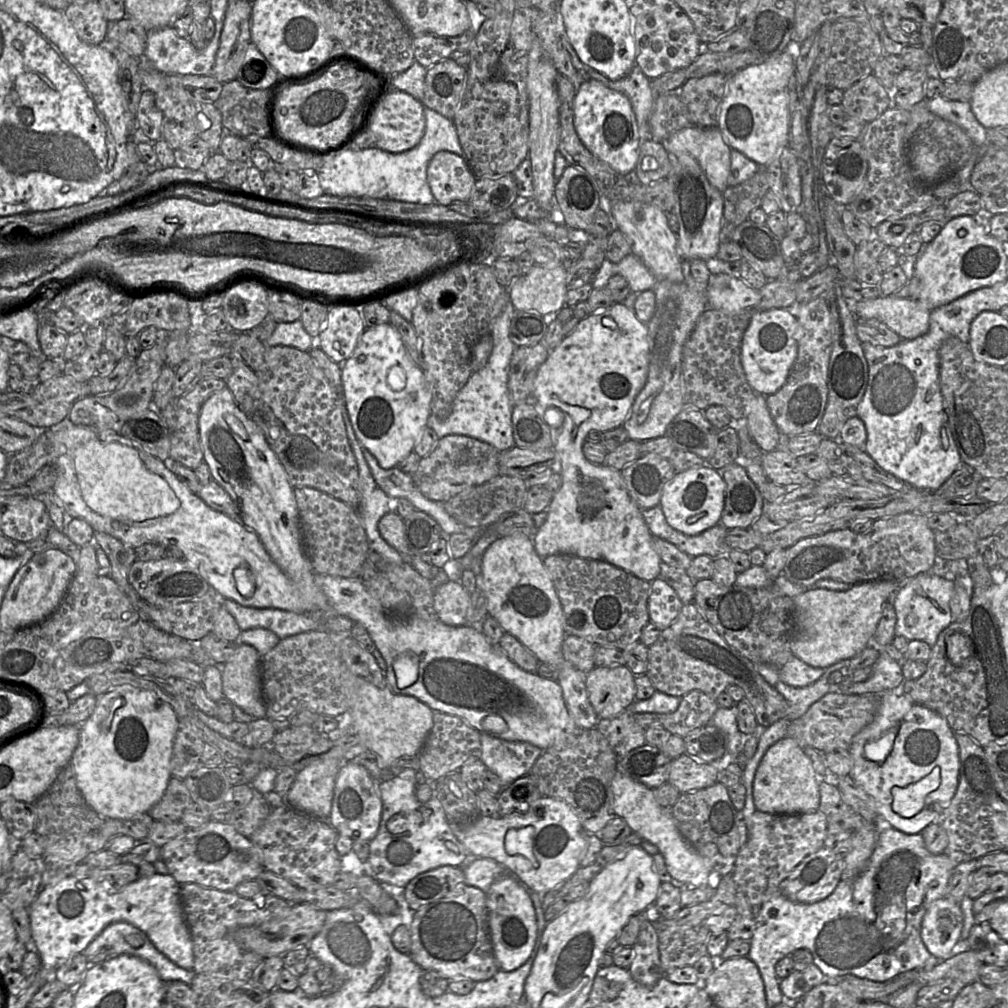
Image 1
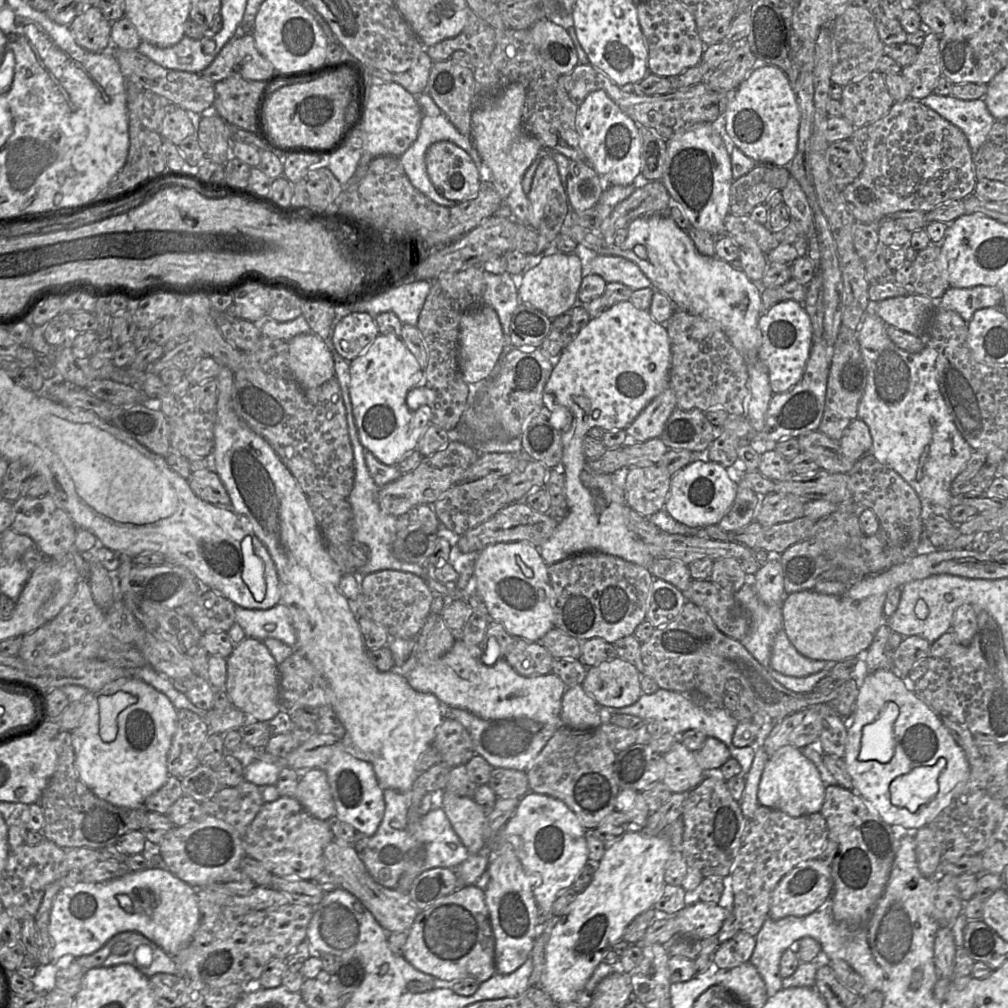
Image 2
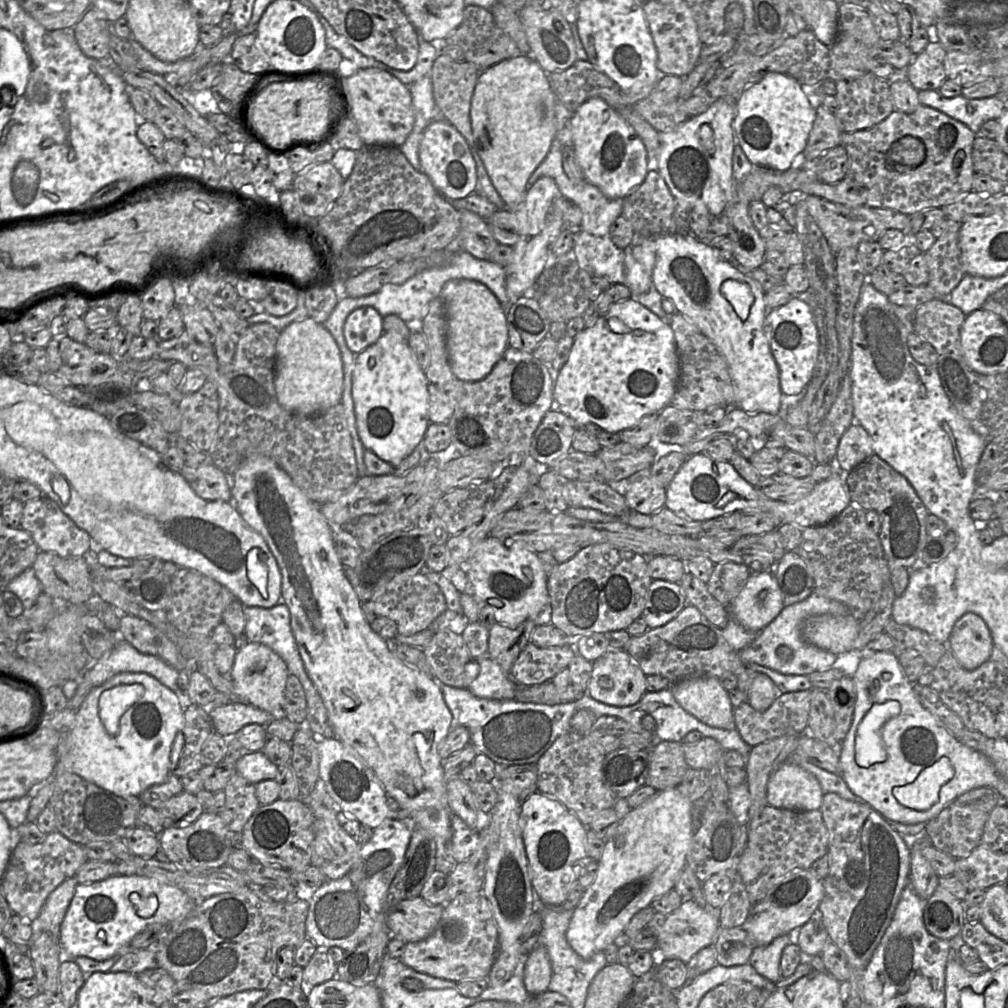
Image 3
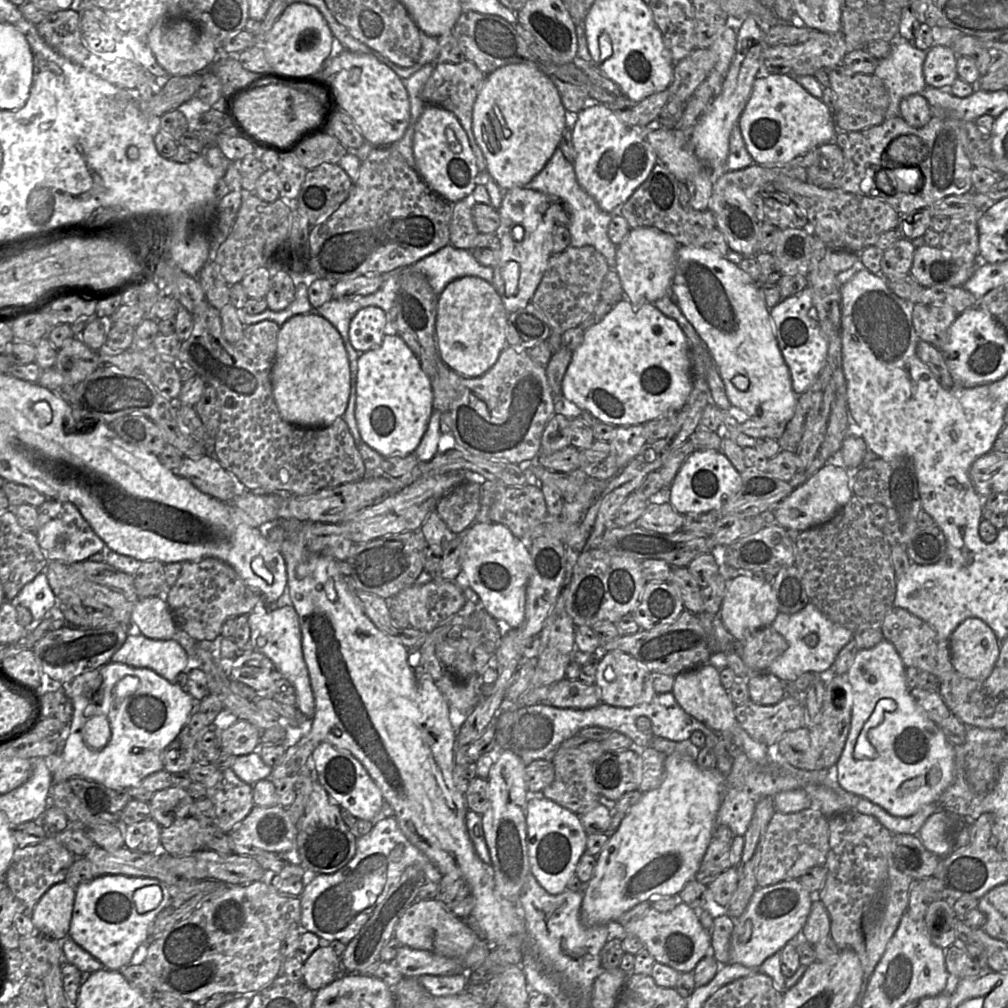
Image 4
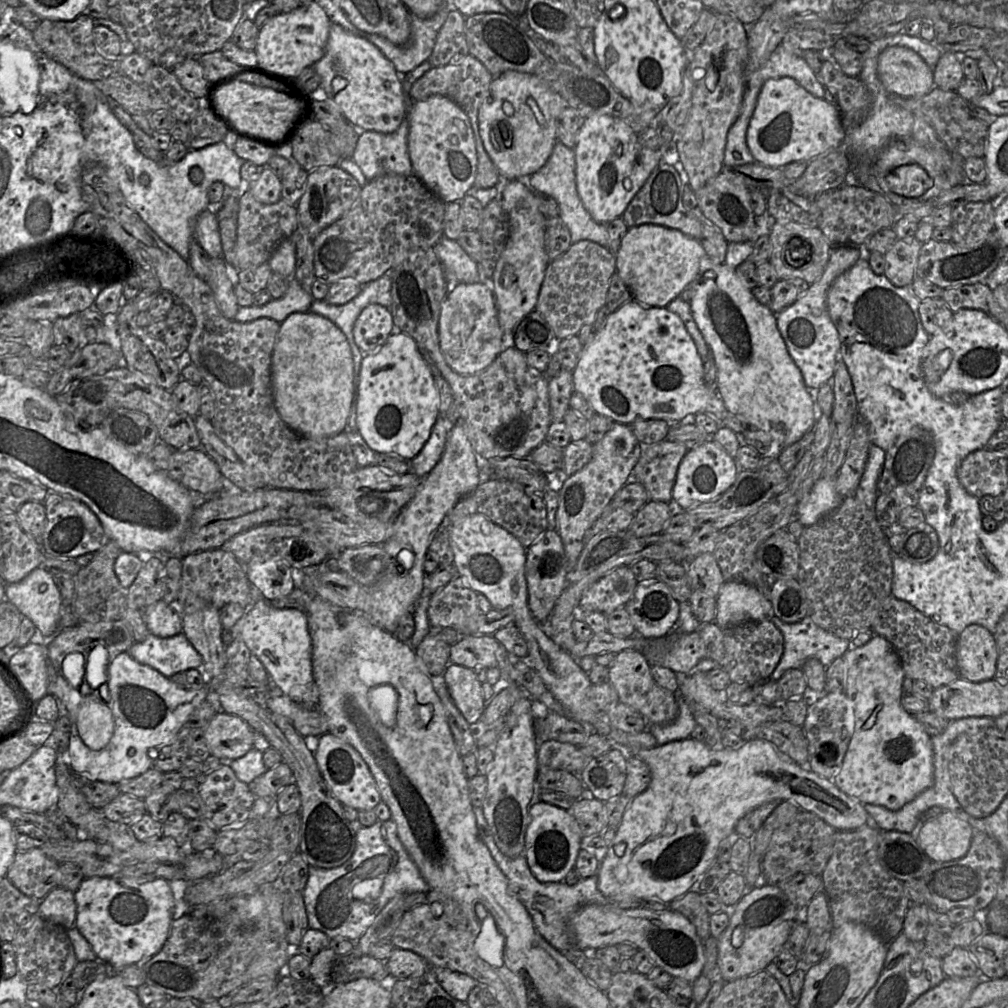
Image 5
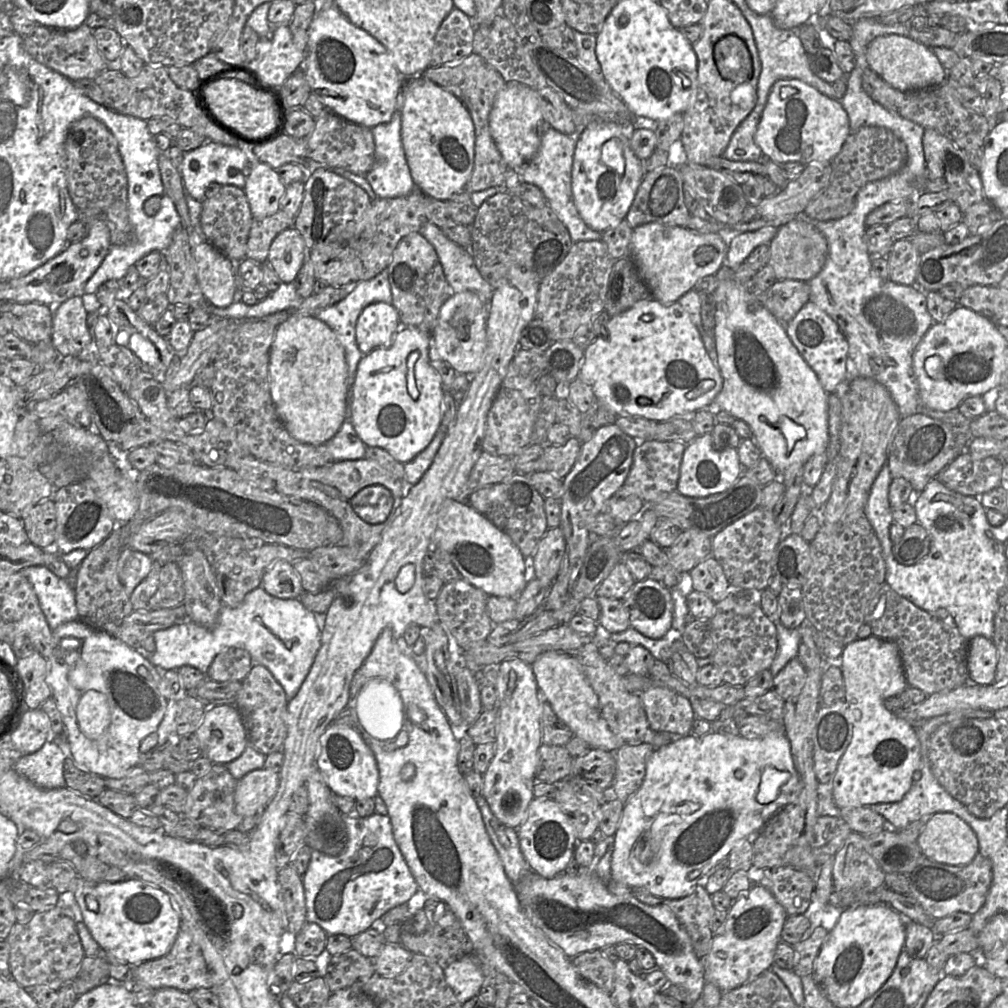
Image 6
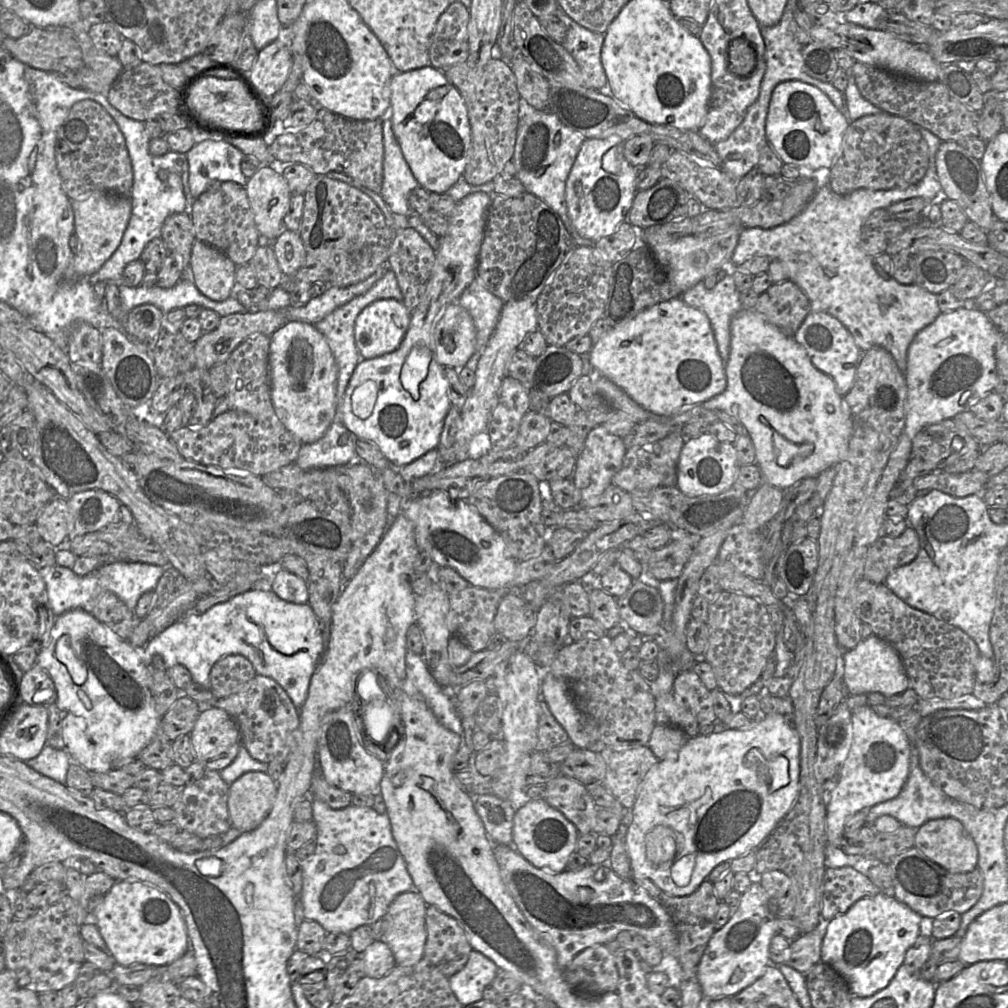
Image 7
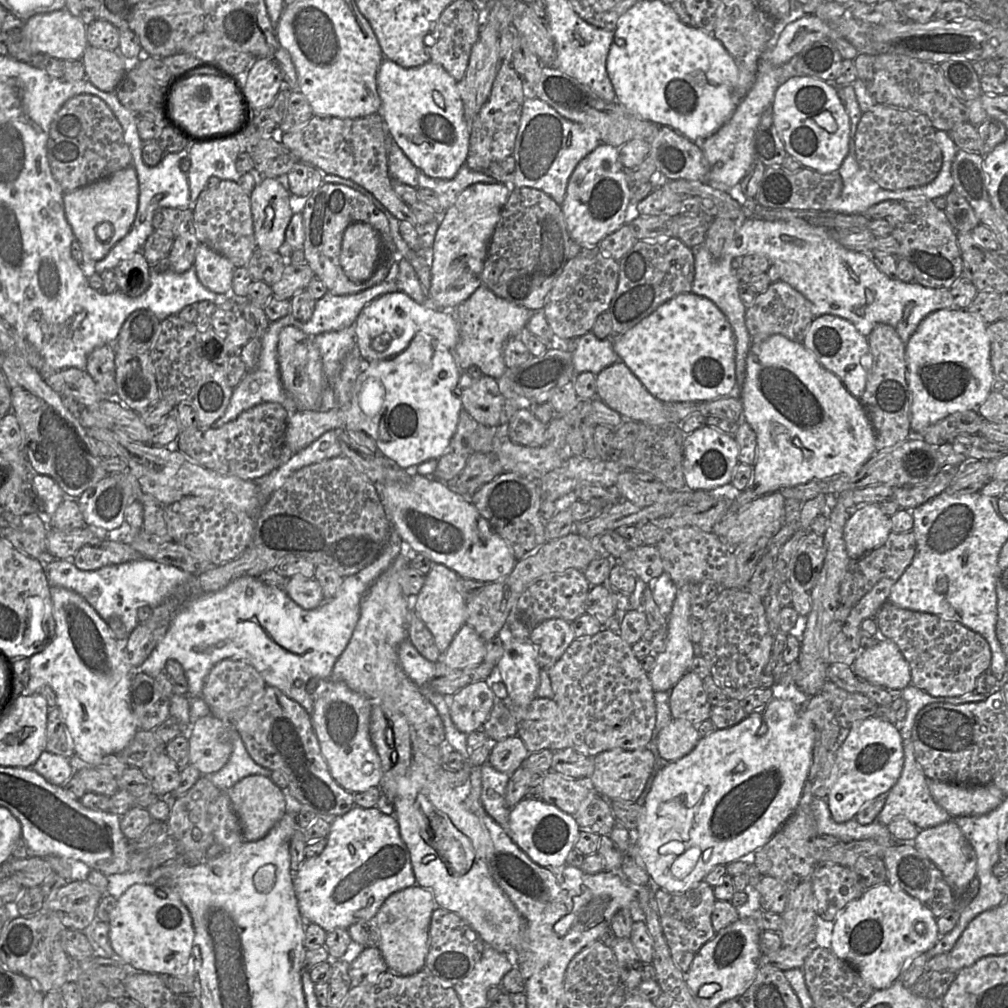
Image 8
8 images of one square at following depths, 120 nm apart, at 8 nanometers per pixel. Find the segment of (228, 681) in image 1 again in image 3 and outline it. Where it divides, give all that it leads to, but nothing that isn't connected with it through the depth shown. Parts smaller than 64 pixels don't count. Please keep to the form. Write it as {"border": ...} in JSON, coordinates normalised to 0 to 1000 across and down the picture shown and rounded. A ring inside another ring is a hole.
{"border":[[[246,637],[235,645],[227,672],[235,691],[254,702],[264,705],[273,713],[283,711],[281,694],[287,666],[283,657],[267,642]]]}

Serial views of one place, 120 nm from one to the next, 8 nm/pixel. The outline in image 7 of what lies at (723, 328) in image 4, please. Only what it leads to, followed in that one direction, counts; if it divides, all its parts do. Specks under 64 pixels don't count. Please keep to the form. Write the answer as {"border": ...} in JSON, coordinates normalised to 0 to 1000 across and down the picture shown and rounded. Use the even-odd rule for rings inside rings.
{"border":[[[737,307],[726,315],[724,320],[724,332],[723,355],[719,361],[721,375],[720,385],[716,390],[697,399],[694,402],[694,405],[707,408],[720,408],[730,413],[739,421],[749,442],[749,459],[755,466],[757,479],[762,479],[778,487],[797,474],[811,473],[813,469],[819,464],[829,462],[830,469],[830,461],[840,451],[841,440],[845,432],[845,416],[843,407],[837,400],[836,393],[830,390],[826,377],[809,364],[800,347],[796,342],[789,338],[786,333],[781,332],[778,328],[763,320],[756,313],[752,312],[747,307]]]}

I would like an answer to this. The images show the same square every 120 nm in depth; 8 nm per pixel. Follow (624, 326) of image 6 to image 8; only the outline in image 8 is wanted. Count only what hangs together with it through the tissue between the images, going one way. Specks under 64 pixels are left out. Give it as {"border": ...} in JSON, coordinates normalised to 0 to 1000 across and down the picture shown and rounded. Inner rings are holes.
{"border":[[[677,291],[624,326],[608,347],[640,386],[658,400],[698,400],[724,394],[729,379],[729,335],[717,310],[702,296]]]}

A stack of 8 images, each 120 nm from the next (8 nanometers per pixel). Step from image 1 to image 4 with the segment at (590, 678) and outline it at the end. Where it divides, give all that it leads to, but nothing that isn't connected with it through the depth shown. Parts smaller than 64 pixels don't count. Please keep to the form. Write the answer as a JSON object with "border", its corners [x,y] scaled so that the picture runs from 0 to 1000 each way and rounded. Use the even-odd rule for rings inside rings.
{"border":[[[616,645],[595,646],[591,656],[591,675],[597,697],[617,702],[626,702],[637,697],[644,697],[652,688],[648,683],[646,667],[625,649]]]}

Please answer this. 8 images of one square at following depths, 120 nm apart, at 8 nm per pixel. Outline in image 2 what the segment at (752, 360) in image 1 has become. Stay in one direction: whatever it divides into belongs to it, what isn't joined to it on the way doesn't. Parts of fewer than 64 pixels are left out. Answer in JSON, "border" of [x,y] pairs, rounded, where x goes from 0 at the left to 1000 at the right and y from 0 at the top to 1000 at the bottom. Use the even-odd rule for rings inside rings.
{"border":[[[787,298],[774,299],[752,317],[755,330],[753,355],[760,362],[768,391],[785,387],[795,377],[806,343],[806,322],[798,305]]]}

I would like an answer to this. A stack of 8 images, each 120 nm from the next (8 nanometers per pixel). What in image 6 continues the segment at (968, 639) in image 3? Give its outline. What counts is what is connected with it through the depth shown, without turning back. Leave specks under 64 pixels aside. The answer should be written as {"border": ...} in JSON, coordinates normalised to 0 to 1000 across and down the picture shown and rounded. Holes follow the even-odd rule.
{"border":[[[967,631],[960,637],[959,663],[961,676],[971,680],[986,677],[990,648],[985,636],[976,631]]]}

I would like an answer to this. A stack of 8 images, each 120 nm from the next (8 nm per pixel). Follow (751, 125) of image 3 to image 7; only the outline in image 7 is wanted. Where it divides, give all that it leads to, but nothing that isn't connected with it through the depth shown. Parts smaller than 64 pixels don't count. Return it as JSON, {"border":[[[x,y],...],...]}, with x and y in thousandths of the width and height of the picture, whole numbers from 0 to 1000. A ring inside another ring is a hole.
{"border":[[[783,79],[766,91],[759,133],[777,162],[799,165],[806,170],[824,167],[835,152],[835,140],[843,124],[840,116],[821,95],[804,83]]]}

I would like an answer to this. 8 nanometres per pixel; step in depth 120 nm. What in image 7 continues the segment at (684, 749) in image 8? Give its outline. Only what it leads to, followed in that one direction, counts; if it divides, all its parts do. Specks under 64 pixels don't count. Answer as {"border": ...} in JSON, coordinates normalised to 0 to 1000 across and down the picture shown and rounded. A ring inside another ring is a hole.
{"border":[[[651,718],[642,740],[653,754],[663,753],[671,749],[683,733],[674,721]]]}

